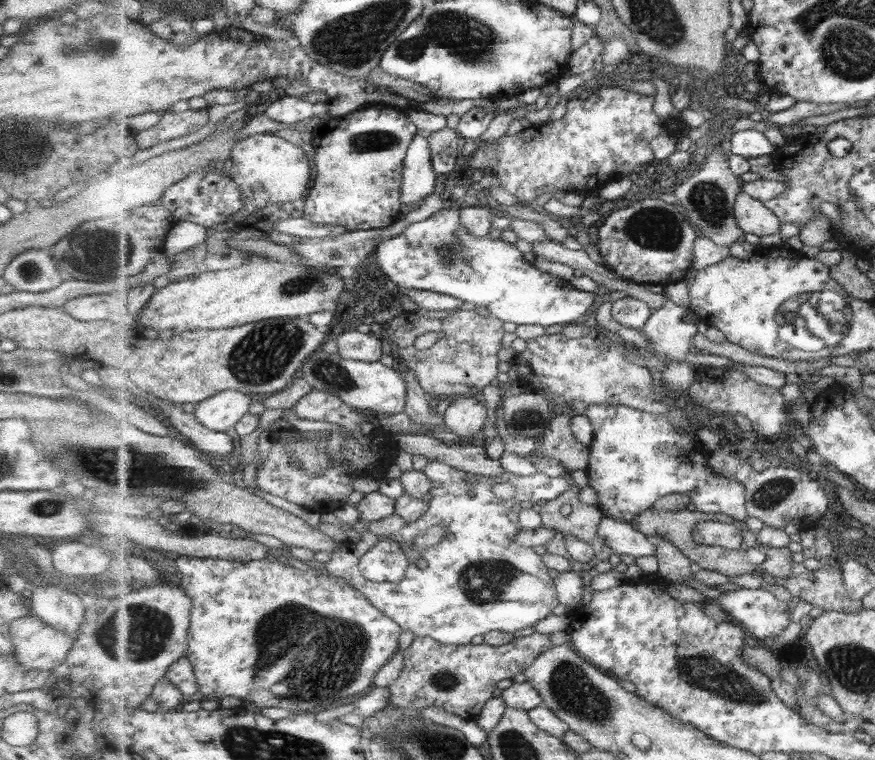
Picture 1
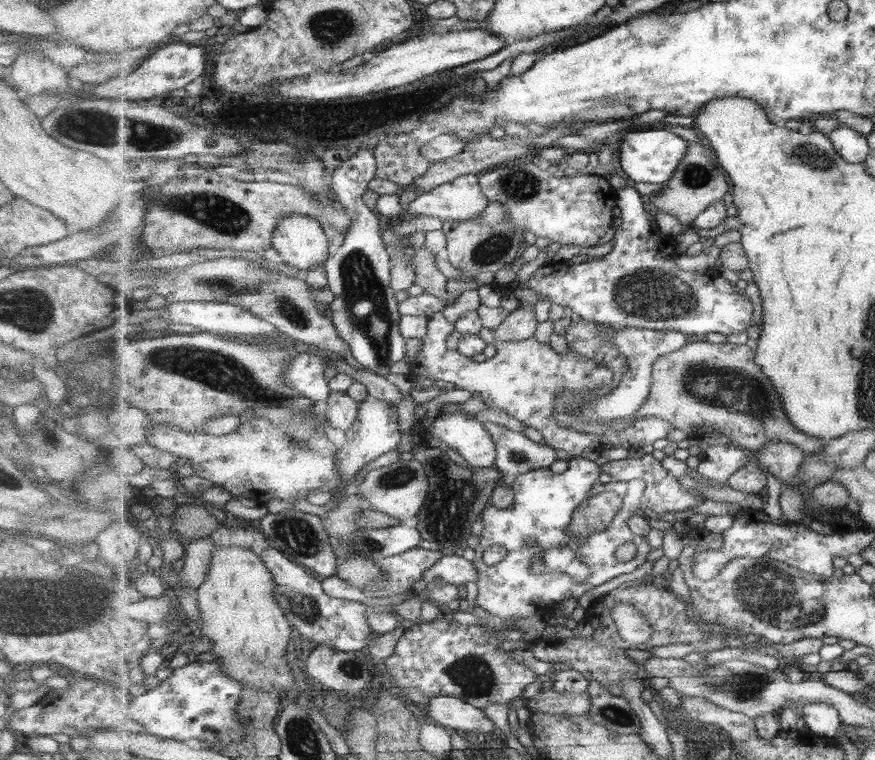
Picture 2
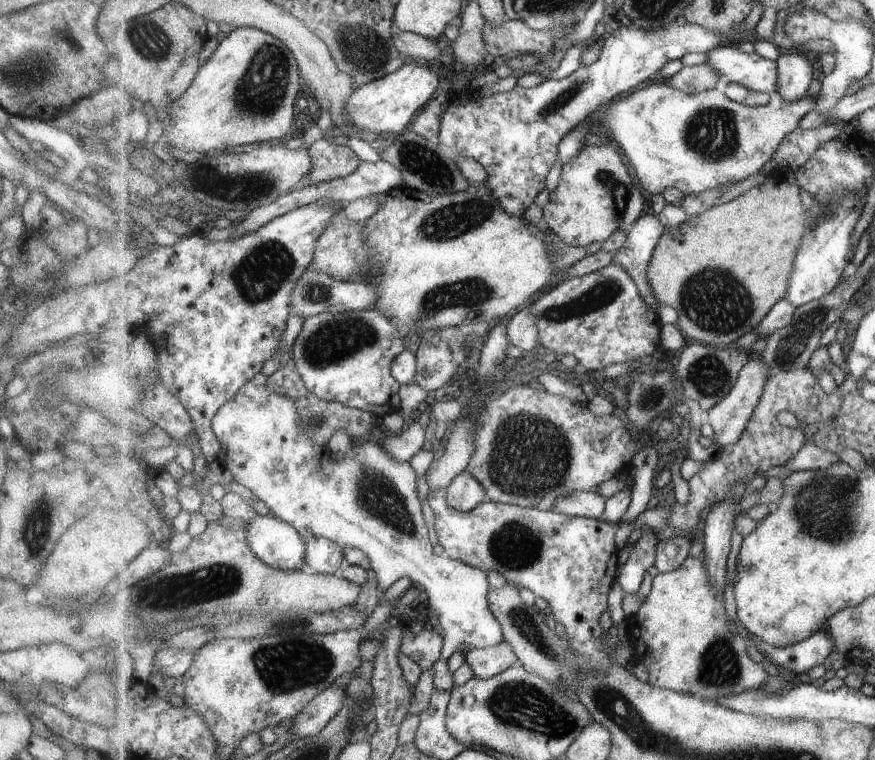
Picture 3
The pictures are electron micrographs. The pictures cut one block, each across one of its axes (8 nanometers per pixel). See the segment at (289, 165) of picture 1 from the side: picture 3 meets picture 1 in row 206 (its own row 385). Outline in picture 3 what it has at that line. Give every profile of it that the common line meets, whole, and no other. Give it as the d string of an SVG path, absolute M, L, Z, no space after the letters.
M261 373L251 382L245 384L235 398L230 402L227 402L220 410L219 413L214 417L212 421L212 428L217 436L219 444L221 444L221 450L225 450L219 458L219 465L231 472L231 475L234 478L234 481L241 486L247 488L258 500L261 500L266 504L267 508L273 512L273 517L277 517L280 520L286 521L287 524L291 524L295 529L298 530L299 534L304 538L309 537L323 537L335 544L339 544L339 547L345 548L359 548L362 552L365 552L369 556L372 569L377 574L379 580L379 590L383 590L383 596L381 596L381 604L373 610L371 615L363 623L361 628L365 630L375 630L377 626L384 623L386 619L390 616L390 610L393 608L393 605L389 603L388 600L384 599L384 593L387 589L394 583L399 580L399 578L409 577L414 586L419 586L423 591L429 592L429 610L434 612L437 620L437 627L441 630L443 634L443 650L441 650L441 658L433 664L433 689L445 690L445 692L452 691L452 671L449 669L450 658L459 652L459 646L463 644L474 644L479 648L493 647L497 644L505 642L505 634L503 634L503 626L499 622L498 618L495 617L495 614L491 612L490 604L490 589L489 589L489 580L487 580L487 574L482 569L470 566L469 564L464 564L459 560L452 560L446 556L437 556L433 554L431 542L429 542L429 534L427 533L427 522L425 522L425 516L423 516L423 502L417 494L417 476L418 473L415 472L415 468L411 466L410 461L399 460L397 456L391 456L391 452L382 446L382 442L379 441L379 438L370 439L370 440L361 440L361 438L350 438L350 444L347 452L340 460L333 459L332 455L335 455L330 451L327 444L315 444L309 440L309 436L306 434L306 429L304 428L304 422L299 422L303 420L299 416L299 404L295 400L291 400L289 396L283 396L281 392L277 392L276 389L271 388L269 384L269 376L267 374Z

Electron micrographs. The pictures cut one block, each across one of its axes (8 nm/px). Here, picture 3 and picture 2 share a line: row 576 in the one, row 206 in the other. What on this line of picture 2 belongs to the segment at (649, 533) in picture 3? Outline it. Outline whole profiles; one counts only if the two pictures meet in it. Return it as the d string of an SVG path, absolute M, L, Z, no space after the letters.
M625 185L623 188L618 188L616 191L618 192L618 215L622 218L623 222L620 229L615 232L612 239L614 242L613 249L605 256L597 258L594 257L593 260L585 261L583 263L560 263L560 261L557 260L554 262L549 262L532 274L532 277L528 280L528 283L526 283L529 289L540 292L543 296L548 296L553 304L572 309L572 312L579 315L580 318L586 322L598 323L599 325L609 325L617 329L635 327L659 331L679 331L683 334L709 334L709 332L718 332L726 336L727 334L737 334L743 332L746 328L749 328L749 326L754 324L753 320L751 320L751 316L753 316L753 304L751 304L751 302L749 302L749 298L744 295L741 283L735 283L735 285L731 284L731 282L722 277L723 274L721 274L721 271L714 268L707 269L703 273L685 271L678 268L673 258L681 255L681 253L679 254L675 248L676 242L673 240L673 236L666 235L658 227L658 224L656 223L655 211L653 209L647 211L647 208L645 208L647 198L641 194L635 186L631 187Z

